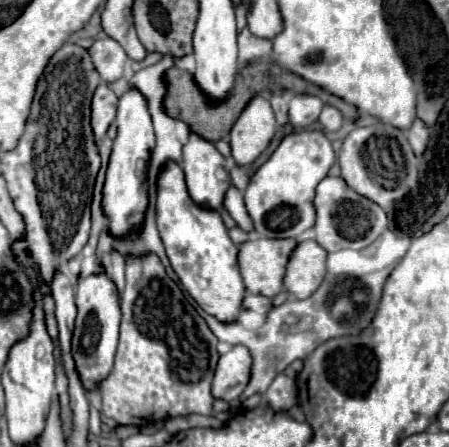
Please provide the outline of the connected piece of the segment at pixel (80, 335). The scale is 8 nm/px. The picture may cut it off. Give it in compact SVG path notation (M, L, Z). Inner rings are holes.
M96 273L80 279L76 283L76 329L72 337L72 355L78 365L78 373L82 373L82 381L86 381L86 389L96 387L112 369L114 353L118 347L118 327L122 319L120 297L116 283L108 279L108 275Z

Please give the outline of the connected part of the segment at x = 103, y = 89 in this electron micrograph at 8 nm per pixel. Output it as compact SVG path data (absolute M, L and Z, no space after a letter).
M106 83L98 85L92 99L92 125L94 125L96 141L100 141L106 135L110 123L116 117L116 107L118 107L116 93Z

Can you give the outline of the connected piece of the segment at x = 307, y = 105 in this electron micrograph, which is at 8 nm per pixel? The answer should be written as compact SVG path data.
M294 95L290 101L290 111L288 111L290 125L294 129L310 127L318 119L318 113L322 111L322 107L324 103L314 95Z

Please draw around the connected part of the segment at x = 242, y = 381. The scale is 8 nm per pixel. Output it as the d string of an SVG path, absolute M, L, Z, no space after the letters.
M244 345L232 347L232 351L222 355L218 361L212 383L214 397L226 401L238 399L250 381L250 371L252 371L250 351Z

